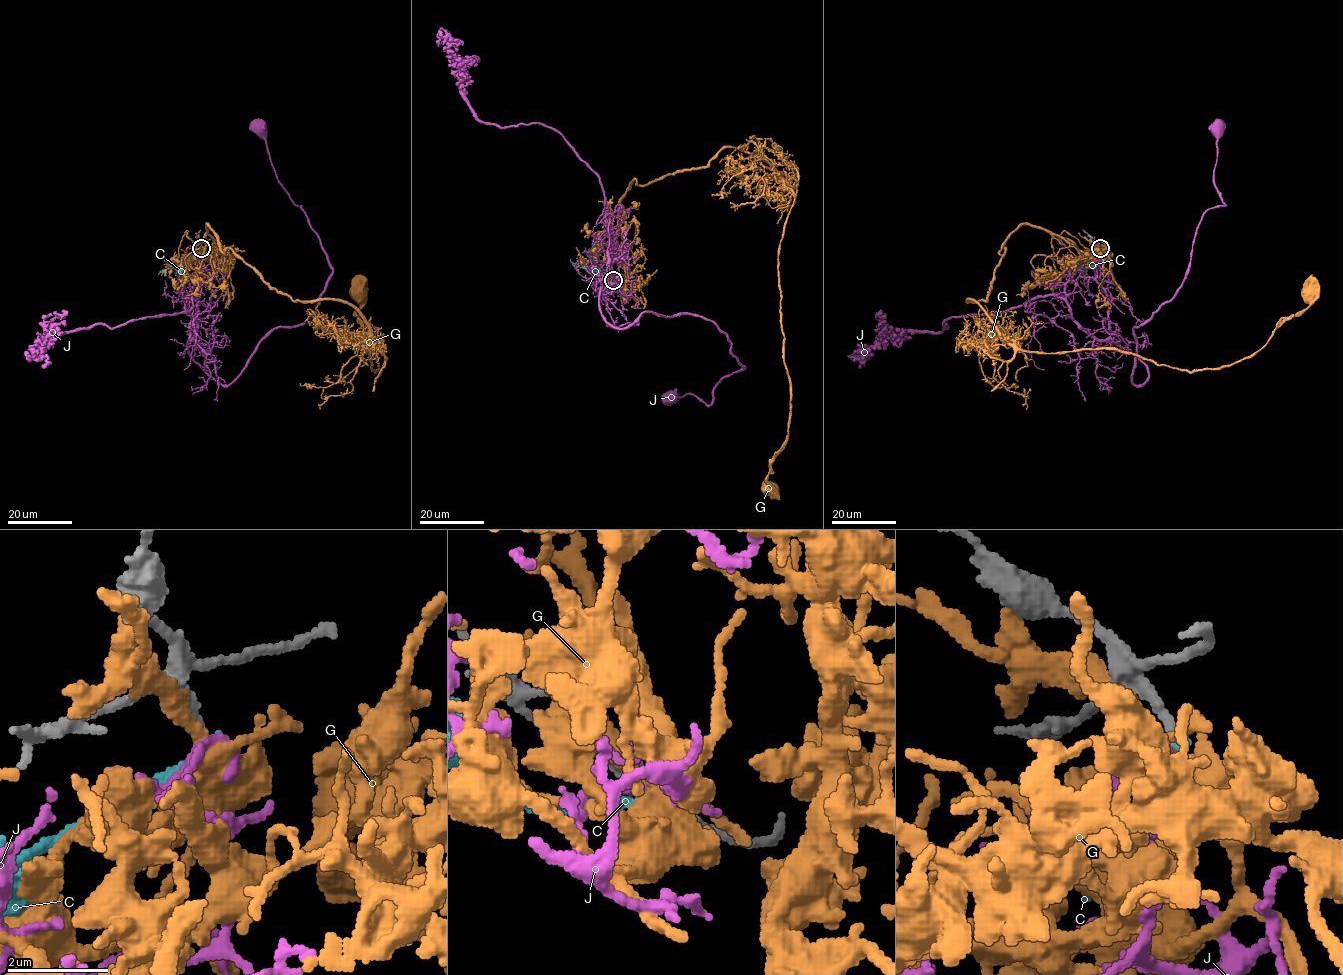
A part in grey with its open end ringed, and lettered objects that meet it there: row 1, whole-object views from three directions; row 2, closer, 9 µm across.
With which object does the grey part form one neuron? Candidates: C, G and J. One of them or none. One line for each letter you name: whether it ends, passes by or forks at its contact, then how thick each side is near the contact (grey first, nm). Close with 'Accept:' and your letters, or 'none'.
Accept: none

